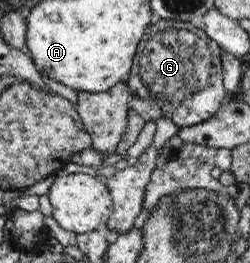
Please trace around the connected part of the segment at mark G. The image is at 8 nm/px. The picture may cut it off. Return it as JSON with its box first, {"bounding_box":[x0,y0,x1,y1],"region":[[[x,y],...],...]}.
{"bounding_box":[124,18,228,127],"region":[[[162,18],[158,22],[146,26],[124,82],[136,99],[148,99],[156,102],[165,115],[178,127],[199,124],[212,117],[227,101],[228,93],[222,77],[222,53],[224,51],[225,49],[208,36],[202,27],[196,27],[189,21]]]}

